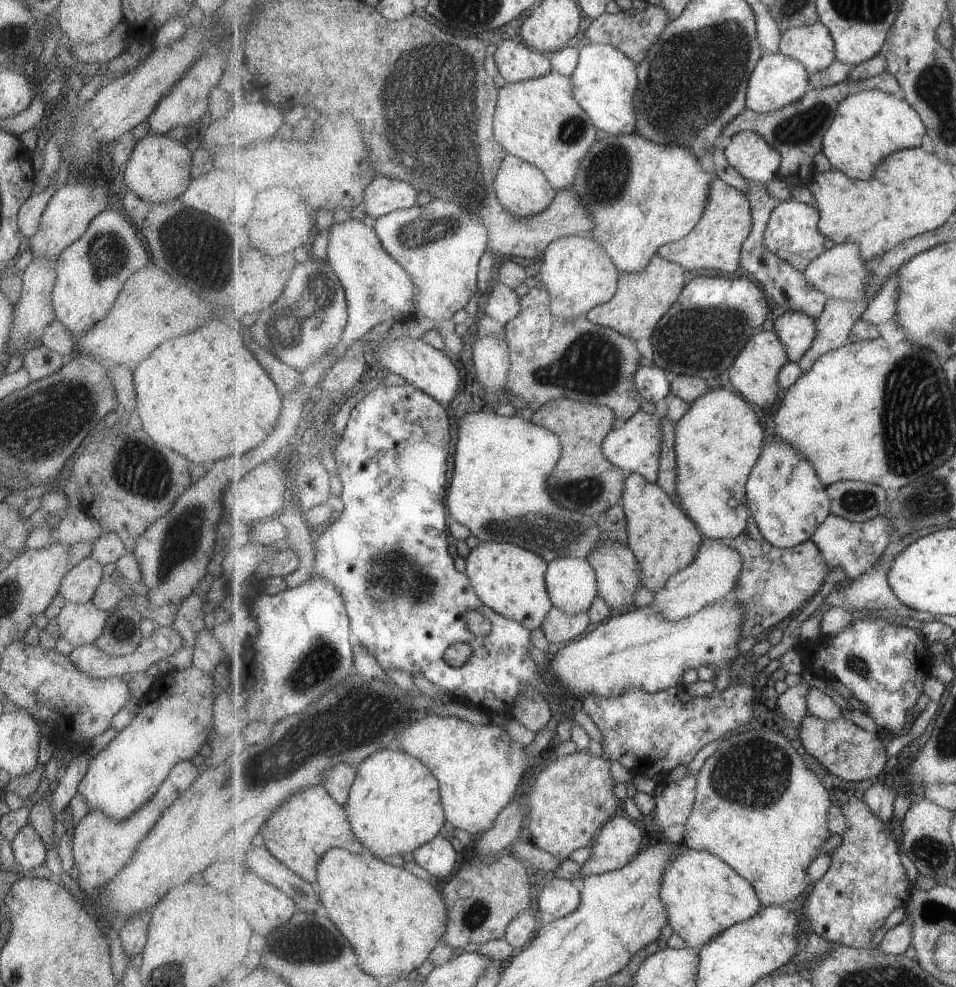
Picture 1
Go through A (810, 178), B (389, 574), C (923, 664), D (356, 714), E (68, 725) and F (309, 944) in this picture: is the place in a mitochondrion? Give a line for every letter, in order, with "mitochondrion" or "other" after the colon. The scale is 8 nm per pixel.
A: other
B: mitochondrion
C: other
D: mitochondrion
E: other
F: mitochondrion

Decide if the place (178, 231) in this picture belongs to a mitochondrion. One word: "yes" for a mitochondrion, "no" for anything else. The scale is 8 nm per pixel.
yes

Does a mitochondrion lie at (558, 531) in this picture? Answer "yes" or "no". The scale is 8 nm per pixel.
yes

